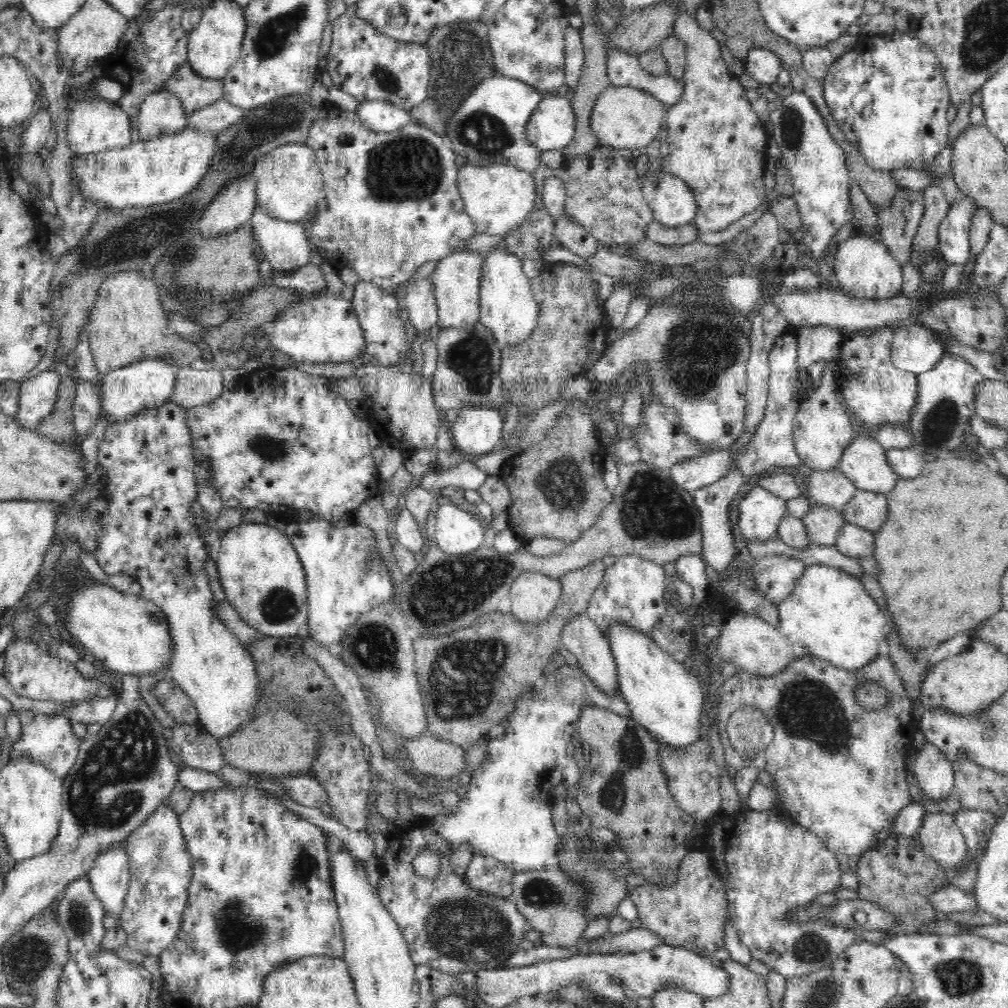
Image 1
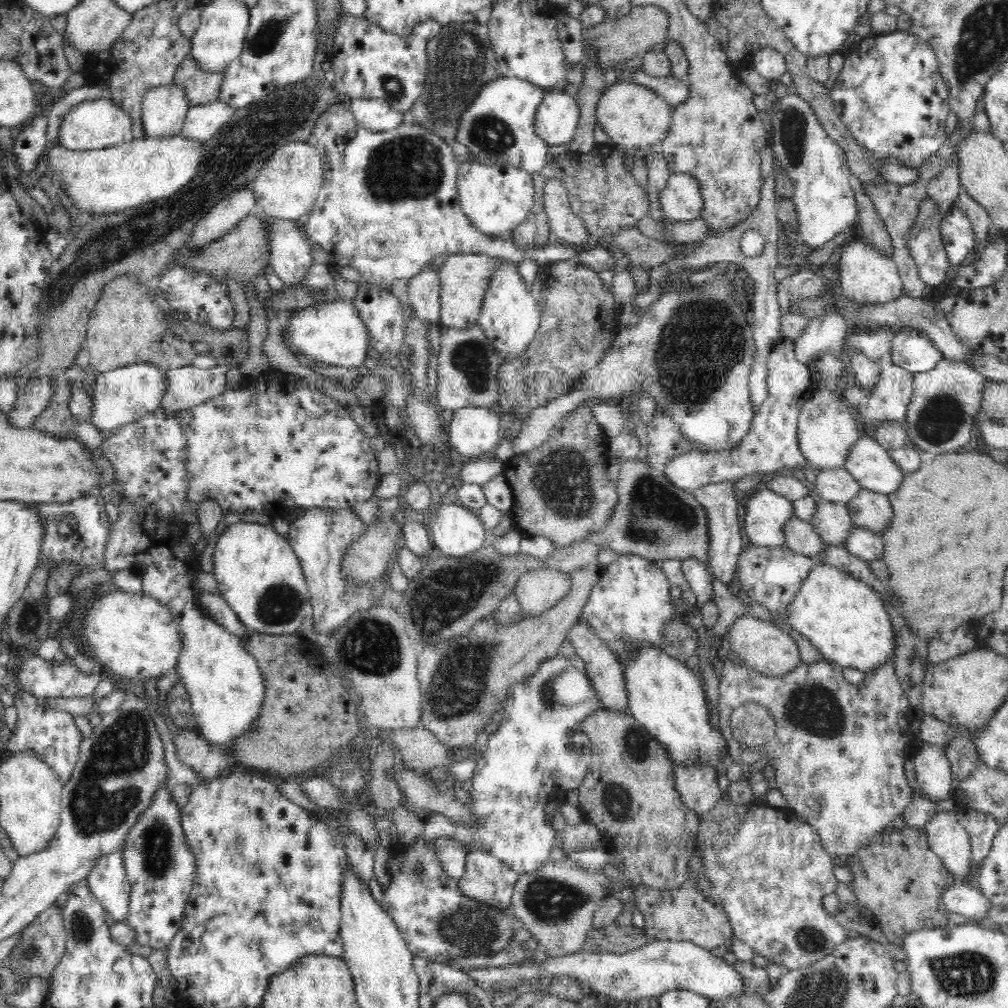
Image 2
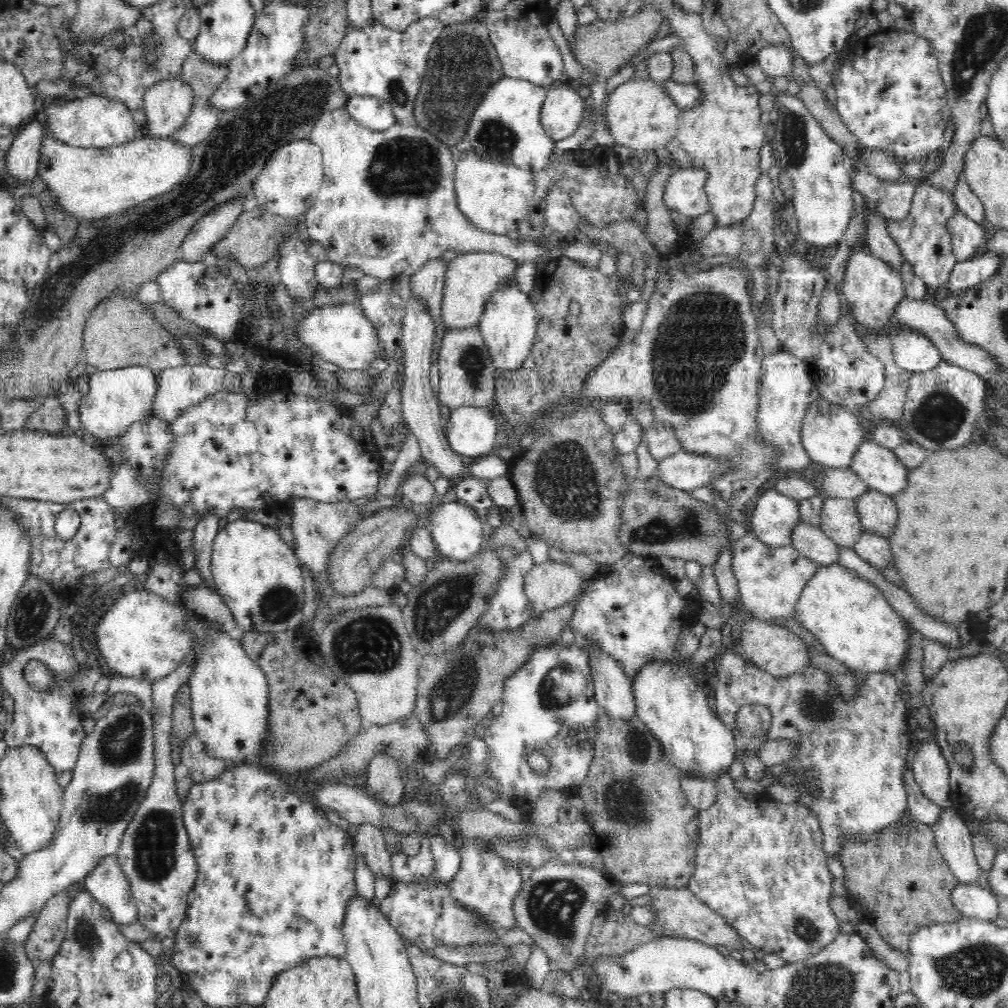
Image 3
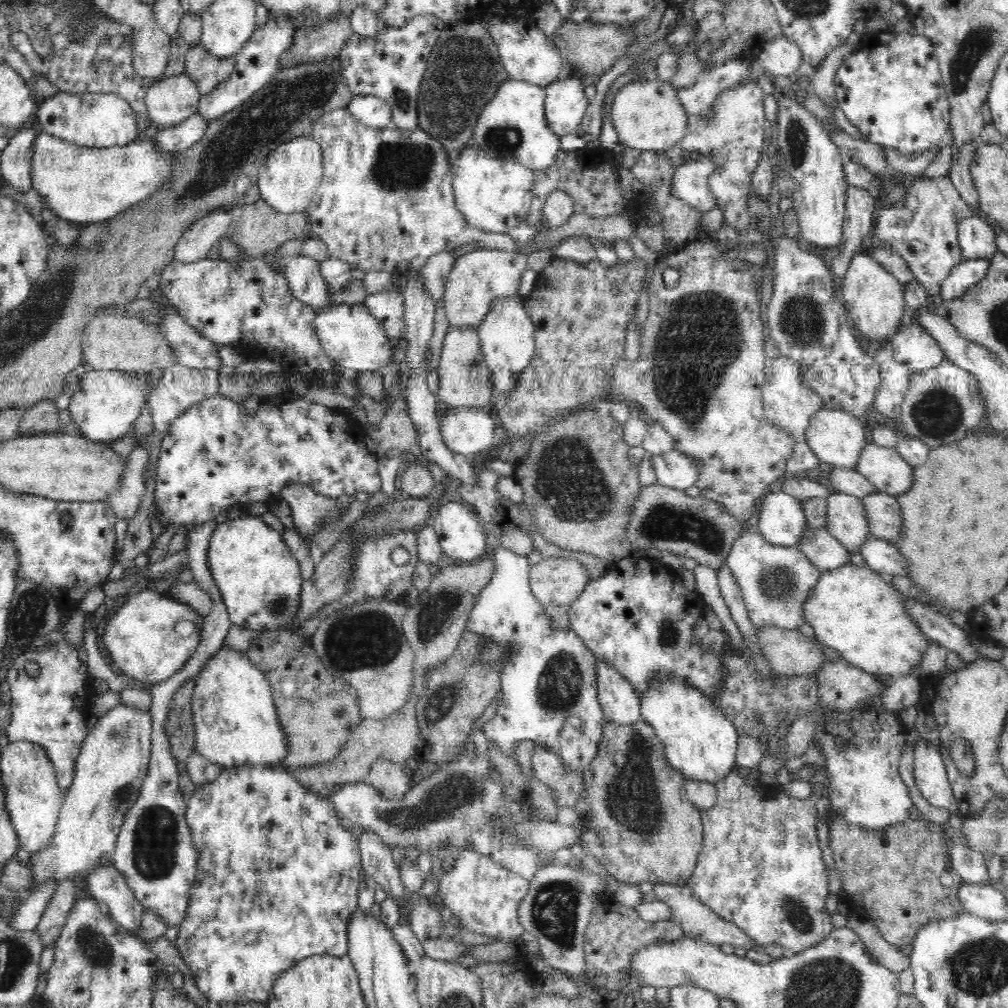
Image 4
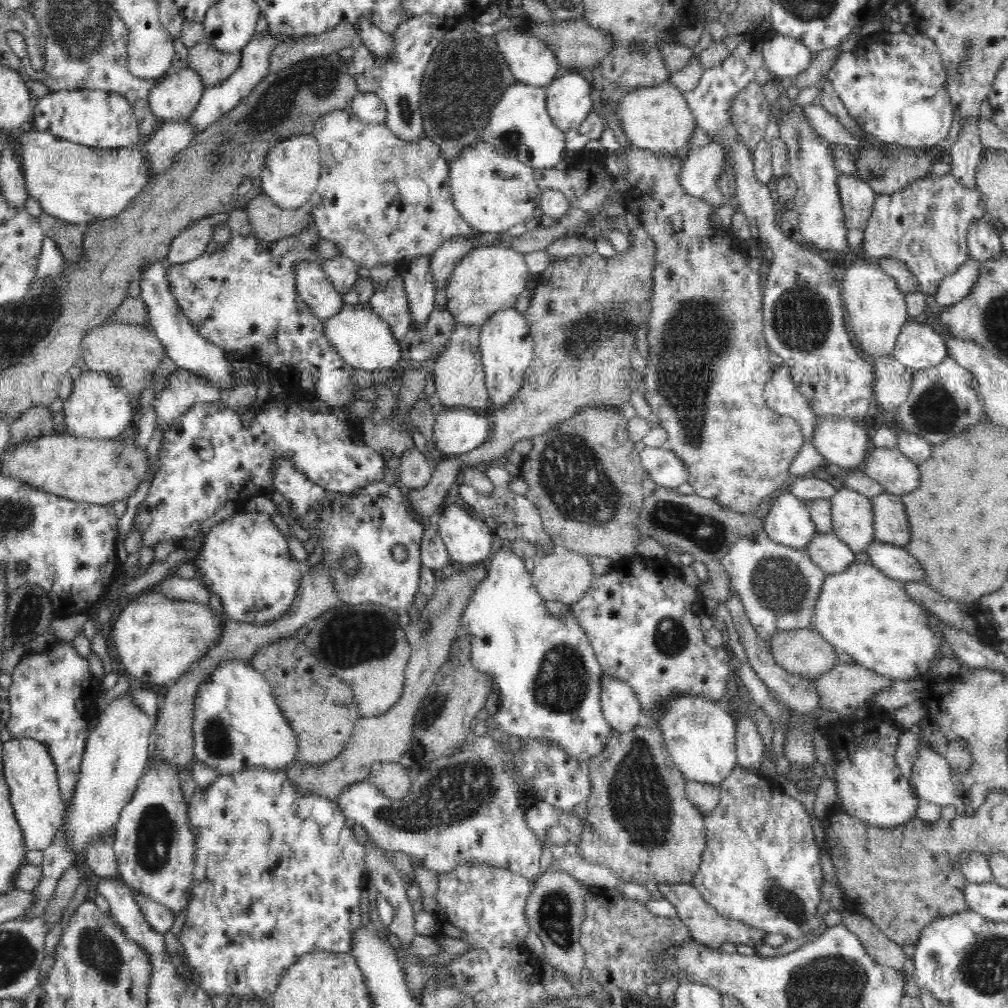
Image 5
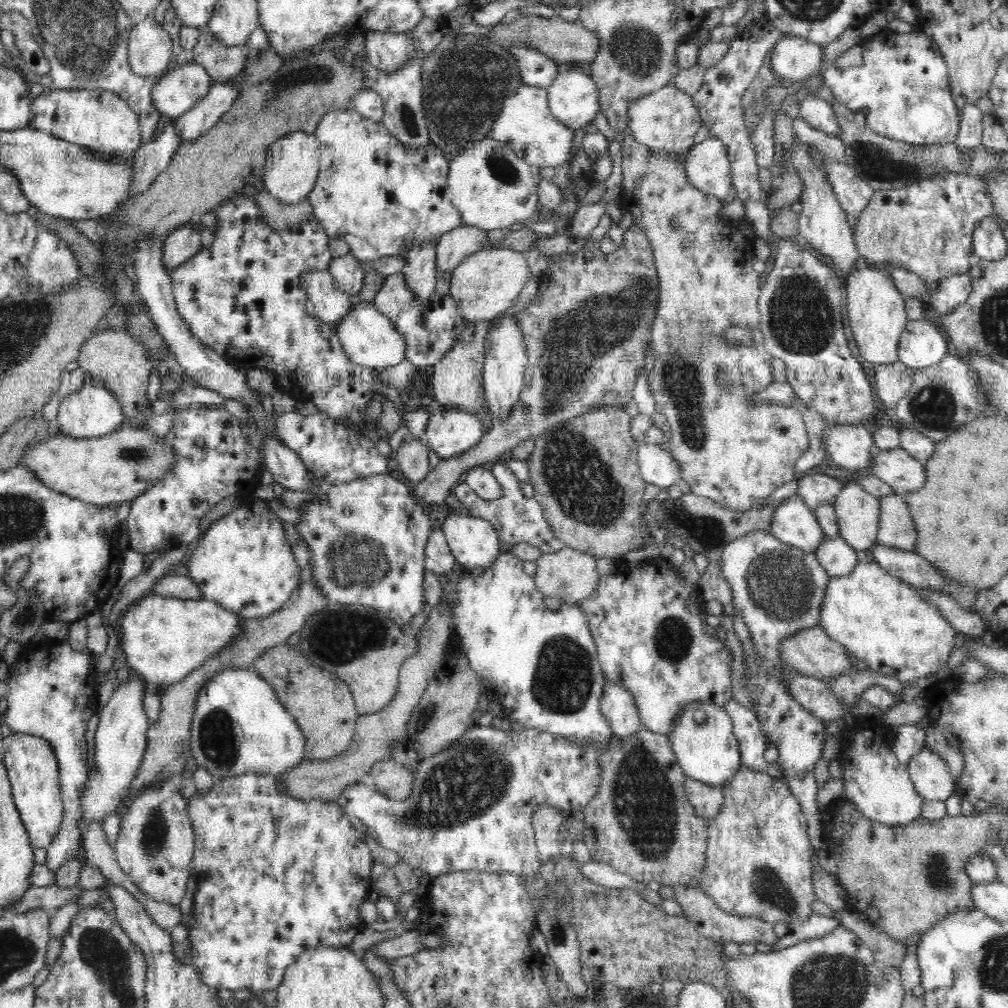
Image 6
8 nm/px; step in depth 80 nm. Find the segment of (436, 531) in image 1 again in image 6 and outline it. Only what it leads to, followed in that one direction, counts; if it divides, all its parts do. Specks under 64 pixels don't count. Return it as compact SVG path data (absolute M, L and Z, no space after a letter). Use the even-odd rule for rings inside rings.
M452 510L442 522L442 531L456 563L470 570L492 566L505 550L490 522L462 511Z

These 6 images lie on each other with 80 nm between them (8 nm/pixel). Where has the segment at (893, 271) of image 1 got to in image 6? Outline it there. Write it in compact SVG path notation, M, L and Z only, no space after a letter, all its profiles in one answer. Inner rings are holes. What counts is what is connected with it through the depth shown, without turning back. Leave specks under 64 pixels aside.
M861 263L850 271L846 281L847 314L860 355L875 365L899 360L897 352L908 318L903 296L884 270Z

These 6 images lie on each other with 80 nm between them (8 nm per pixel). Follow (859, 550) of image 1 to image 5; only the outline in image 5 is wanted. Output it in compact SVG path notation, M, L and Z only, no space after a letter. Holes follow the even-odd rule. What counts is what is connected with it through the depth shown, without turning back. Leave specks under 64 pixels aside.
M874 540L862 553L861 558L894 580L922 583L925 579L920 563L903 547Z

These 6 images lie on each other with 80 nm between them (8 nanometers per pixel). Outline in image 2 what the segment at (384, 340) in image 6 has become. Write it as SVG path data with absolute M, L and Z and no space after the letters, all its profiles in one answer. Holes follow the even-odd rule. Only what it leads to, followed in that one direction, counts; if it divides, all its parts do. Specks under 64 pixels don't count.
M336 299L335 301L322 301L321 303L301 308L291 317L283 330L283 341L290 346L295 354L304 354L307 358L322 362L326 365L336 365L346 368L363 369L363 362L369 352L369 332L355 309L352 300Z

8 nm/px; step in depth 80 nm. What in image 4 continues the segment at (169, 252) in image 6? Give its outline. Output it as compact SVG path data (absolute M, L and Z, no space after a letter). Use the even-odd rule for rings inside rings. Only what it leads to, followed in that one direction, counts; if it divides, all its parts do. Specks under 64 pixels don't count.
M216 209L199 218L178 240L174 260L182 263L206 260L210 248L230 232L233 224L232 211L226 209Z

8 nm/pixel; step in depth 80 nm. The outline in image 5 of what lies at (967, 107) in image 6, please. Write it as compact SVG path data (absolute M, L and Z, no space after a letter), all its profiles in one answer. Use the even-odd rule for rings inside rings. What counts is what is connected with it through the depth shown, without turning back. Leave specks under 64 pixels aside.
M968 116L958 133L957 142L951 147L950 173L966 188L976 186L976 167L980 164L985 147L980 141L978 118Z

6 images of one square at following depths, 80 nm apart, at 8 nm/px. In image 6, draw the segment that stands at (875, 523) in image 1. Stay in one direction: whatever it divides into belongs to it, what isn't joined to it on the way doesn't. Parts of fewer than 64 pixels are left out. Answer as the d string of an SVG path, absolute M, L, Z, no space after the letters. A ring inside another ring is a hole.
M895 494L880 497L877 544L914 552L916 539L918 531L903 496Z

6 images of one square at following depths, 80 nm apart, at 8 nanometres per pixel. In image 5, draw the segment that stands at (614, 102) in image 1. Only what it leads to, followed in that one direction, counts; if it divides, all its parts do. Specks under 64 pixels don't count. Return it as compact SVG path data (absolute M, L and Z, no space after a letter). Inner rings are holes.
M669 82L658 84L654 88L636 88L628 92L619 100L616 115L632 146L644 148L659 155L675 154L684 145L688 145L690 135L697 126L695 116L688 108L685 94Z

